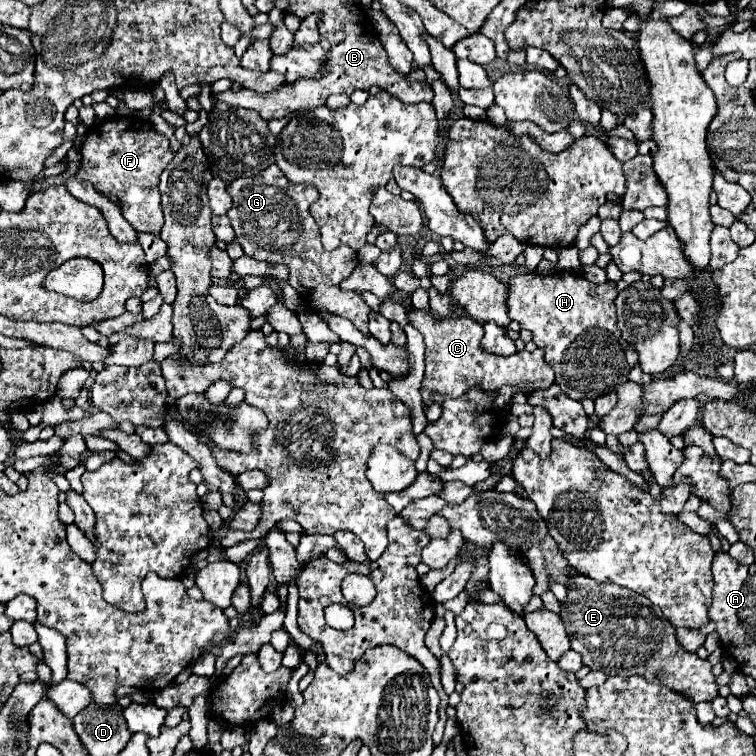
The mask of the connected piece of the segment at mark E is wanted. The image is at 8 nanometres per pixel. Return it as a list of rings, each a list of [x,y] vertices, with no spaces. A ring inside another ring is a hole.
[[[571,574],[571,586],[567,586],[567,600],[561,602],[559,618],[563,620],[571,648],[583,656],[583,664],[589,670],[625,678],[643,674],[647,682],[663,682],[663,686],[693,702],[711,702],[717,696],[711,664],[697,654],[685,652],[677,644],[675,628],[663,618],[659,606],[641,594],[615,584],[599,584],[583,574]]]

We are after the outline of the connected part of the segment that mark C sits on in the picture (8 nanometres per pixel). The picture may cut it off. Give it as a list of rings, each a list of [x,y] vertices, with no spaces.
[[[411,310],[409,322],[423,334],[425,338],[425,378],[421,382],[421,392],[439,392],[443,396],[459,398],[467,390],[479,386],[483,392],[495,392],[501,386],[515,386],[521,392],[535,392],[535,390],[547,390],[553,384],[553,370],[543,362],[543,350],[535,352],[515,352],[511,356],[497,356],[491,352],[485,352],[481,348],[483,338],[483,326],[469,318],[447,318],[447,320],[435,320],[431,312]]]

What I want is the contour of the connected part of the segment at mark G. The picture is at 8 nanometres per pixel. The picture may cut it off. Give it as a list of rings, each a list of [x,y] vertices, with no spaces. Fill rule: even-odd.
[[[273,164],[259,176],[229,182],[229,194],[233,198],[233,208],[227,216],[237,234],[235,240],[243,246],[245,254],[269,264],[285,264],[289,268],[287,282],[313,310],[343,316],[351,320],[357,330],[369,336],[367,316],[371,310],[363,296],[339,288],[341,280],[345,280],[359,264],[359,256],[349,246],[341,246],[333,252],[323,250],[319,228],[309,214],[309,206],[319,198],[315,186],[289,182]]]

